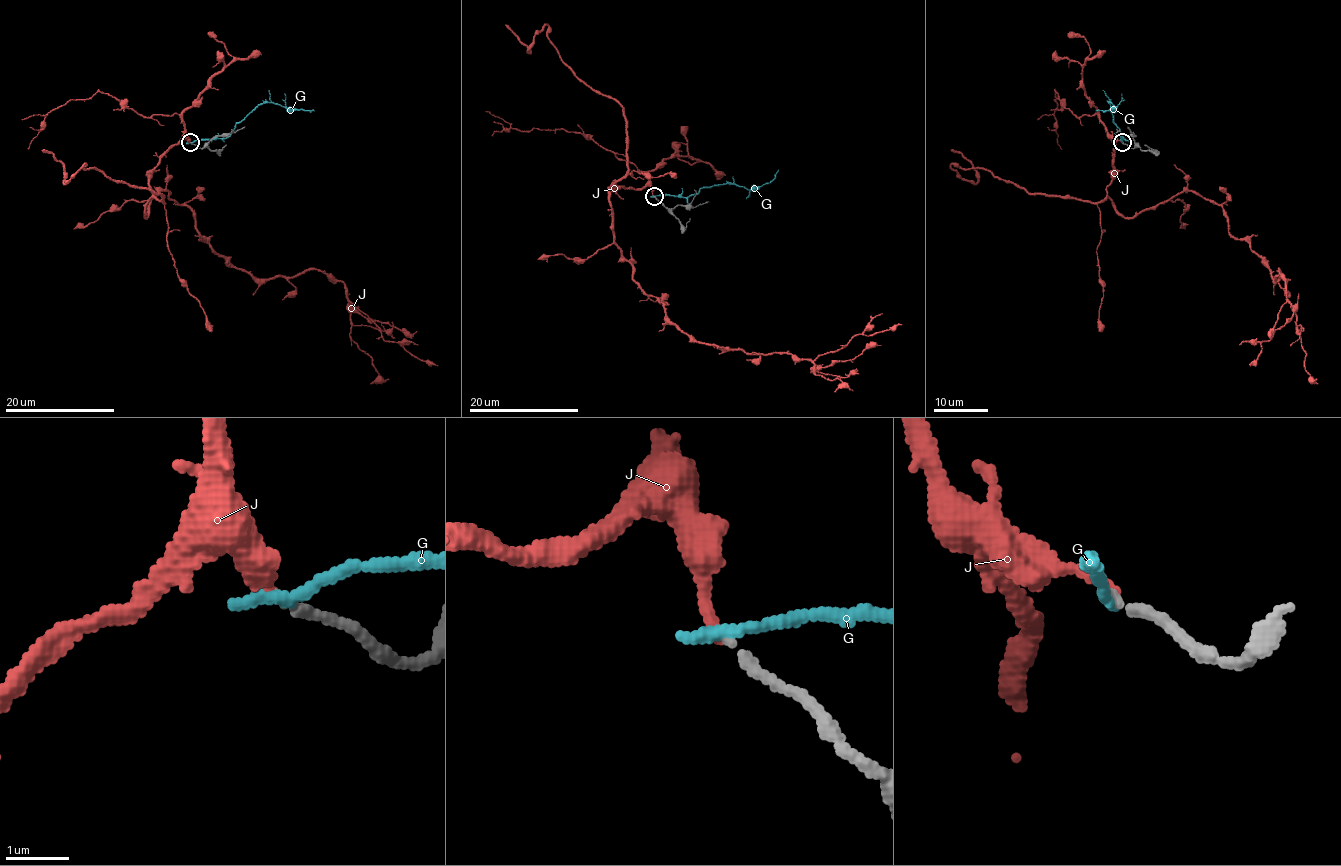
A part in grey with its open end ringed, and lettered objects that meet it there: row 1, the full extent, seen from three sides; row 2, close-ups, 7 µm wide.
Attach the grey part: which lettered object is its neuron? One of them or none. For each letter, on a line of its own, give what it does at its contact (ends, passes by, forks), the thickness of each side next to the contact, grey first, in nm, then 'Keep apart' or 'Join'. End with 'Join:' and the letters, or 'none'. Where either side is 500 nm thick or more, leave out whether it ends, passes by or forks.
G: It ends there. Thickness 150 nm (grey) against 220 nm. Keep apart
J: It ends there. Thickness 150 nm (grey) against 170 nm. Join
Join: J

